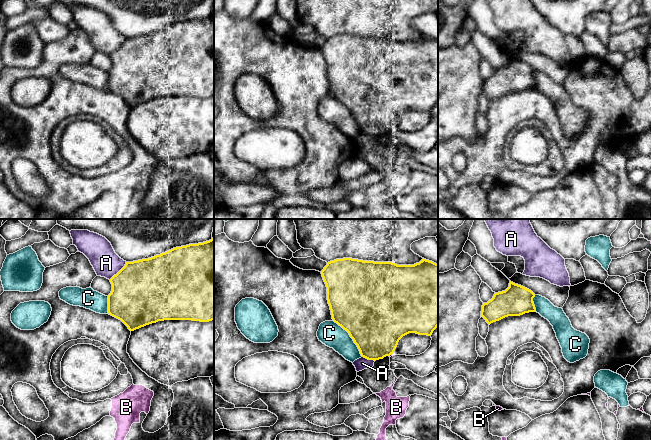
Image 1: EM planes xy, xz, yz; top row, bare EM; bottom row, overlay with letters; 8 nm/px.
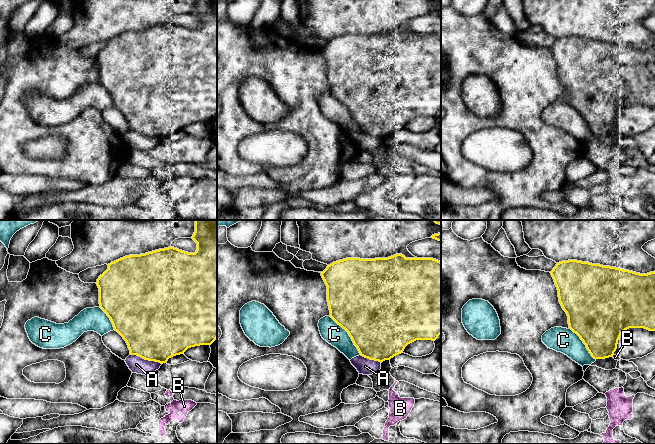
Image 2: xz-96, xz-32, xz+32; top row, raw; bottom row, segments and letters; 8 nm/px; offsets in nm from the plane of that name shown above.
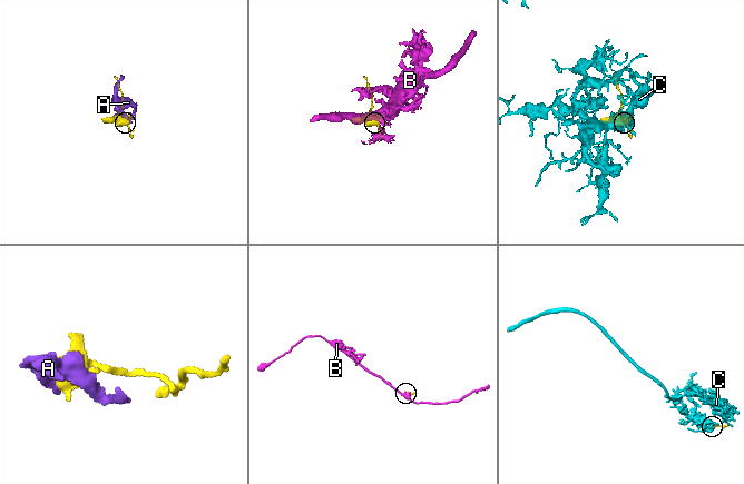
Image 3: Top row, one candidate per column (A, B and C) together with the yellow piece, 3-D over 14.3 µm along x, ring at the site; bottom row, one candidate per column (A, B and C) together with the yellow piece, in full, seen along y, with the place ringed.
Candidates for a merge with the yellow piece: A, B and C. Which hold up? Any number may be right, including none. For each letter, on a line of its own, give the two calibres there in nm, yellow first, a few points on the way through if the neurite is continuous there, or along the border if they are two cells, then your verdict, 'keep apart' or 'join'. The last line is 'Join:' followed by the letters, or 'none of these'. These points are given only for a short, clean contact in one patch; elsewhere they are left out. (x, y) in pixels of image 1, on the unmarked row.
A: 500 nm thick on the yellow side, 220 nm on the other; keep apart
B: 420 nm thick on the yellow side, 20 nm on the other; keep apart
C: 500 nm thick on the yellow side, 190 nm on the other; join
Join: C

